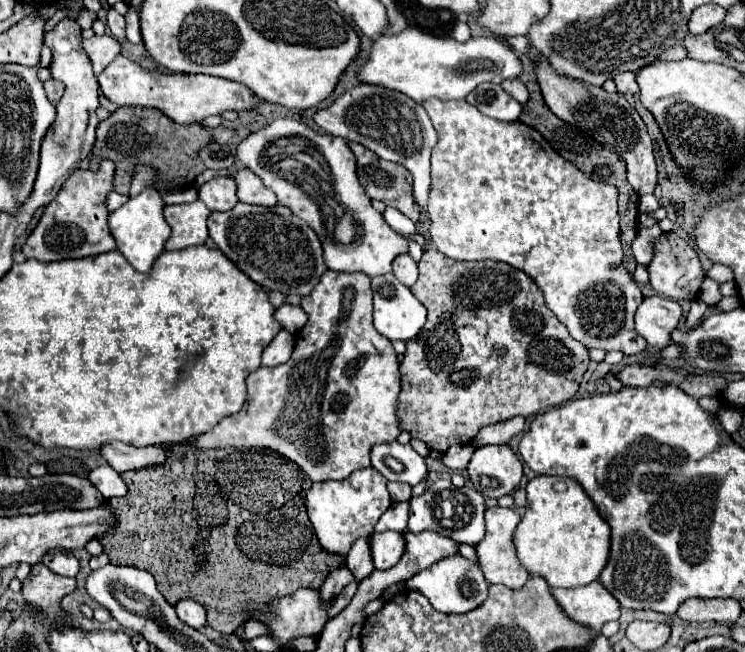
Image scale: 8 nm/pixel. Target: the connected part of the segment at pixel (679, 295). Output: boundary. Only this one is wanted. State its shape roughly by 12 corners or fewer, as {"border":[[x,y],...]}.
{"border":[[673,231],[655,241],[649,283],[673,301],[695,299],[697,251]]}

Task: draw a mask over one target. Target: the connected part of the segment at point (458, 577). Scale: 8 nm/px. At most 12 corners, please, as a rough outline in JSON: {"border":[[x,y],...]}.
{"border":[[461,555],[419,571],[407,587],[461,615],[487,599],[479,565]]}

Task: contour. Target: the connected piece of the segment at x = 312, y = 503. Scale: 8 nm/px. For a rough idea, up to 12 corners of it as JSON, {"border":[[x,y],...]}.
{"border":[[373,467],[313,483],[307,513],[321,545],[347,555],[391,507]]}

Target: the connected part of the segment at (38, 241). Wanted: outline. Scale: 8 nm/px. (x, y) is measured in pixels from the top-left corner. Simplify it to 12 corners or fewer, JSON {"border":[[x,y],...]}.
{"border":[[113,161],[77,169],[21,247],[49,261],[113,251]]}

